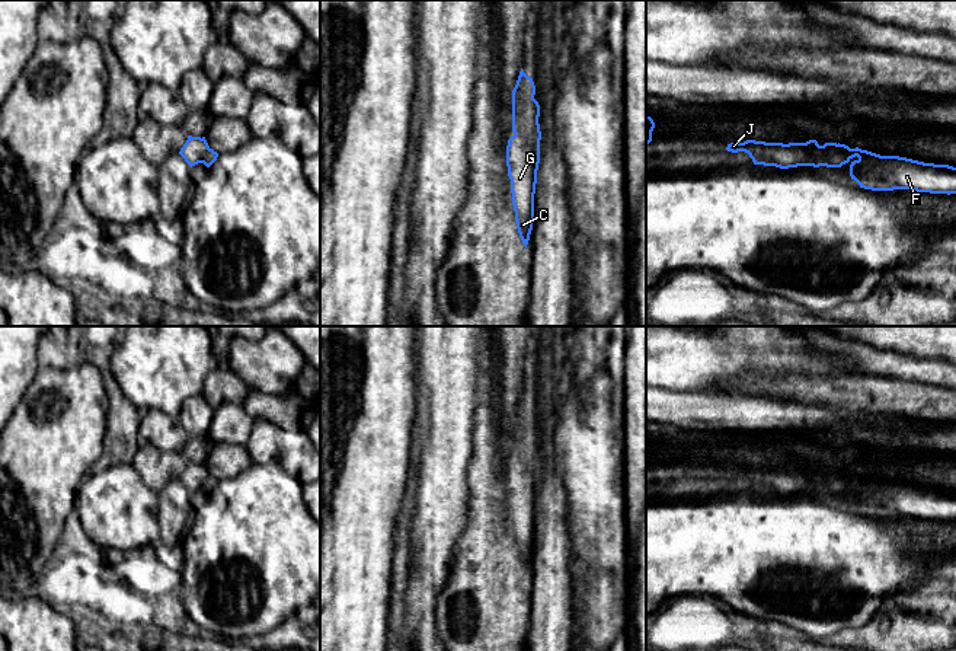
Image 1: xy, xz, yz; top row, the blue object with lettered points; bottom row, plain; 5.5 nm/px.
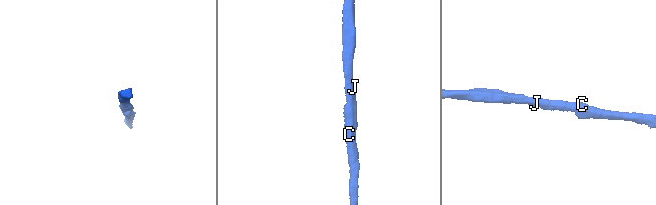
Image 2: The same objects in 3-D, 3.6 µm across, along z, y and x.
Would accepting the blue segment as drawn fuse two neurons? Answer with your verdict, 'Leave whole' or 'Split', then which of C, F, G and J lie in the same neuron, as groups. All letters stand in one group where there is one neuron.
Leave whole. Groups: C F G J

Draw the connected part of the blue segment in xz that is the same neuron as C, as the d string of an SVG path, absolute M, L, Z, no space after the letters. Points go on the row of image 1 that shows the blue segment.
M521 68L517 84L512 90L512 131L514 135L506 146L506 166L511 179L512 205L515 211L517 229L519 237L527 248L534 221L534 194L537 184L537 170L540 163L540 140L541 131L538 124L540 105L534 99L535 86Z

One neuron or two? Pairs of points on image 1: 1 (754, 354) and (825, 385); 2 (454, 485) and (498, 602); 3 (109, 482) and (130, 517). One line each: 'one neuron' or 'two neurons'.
1: two neurons
2: two neurons
3: one neuron

